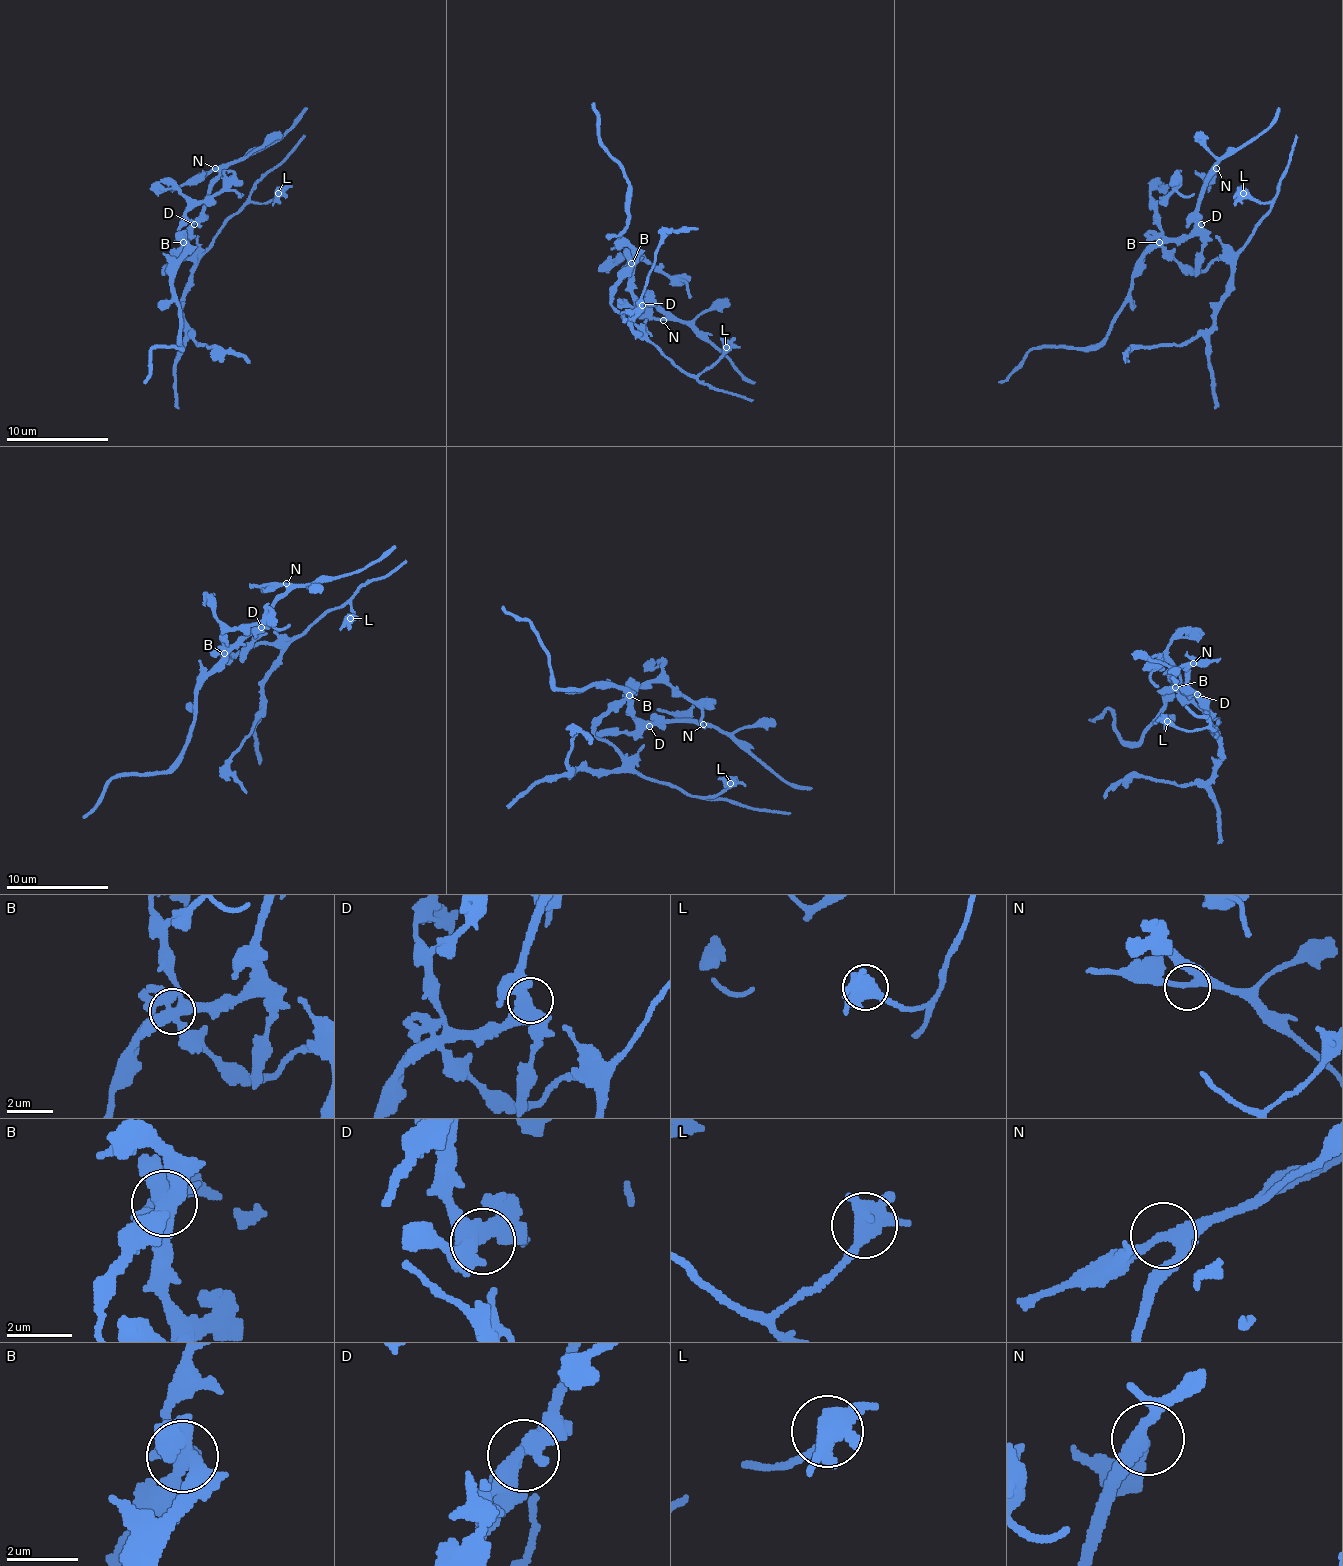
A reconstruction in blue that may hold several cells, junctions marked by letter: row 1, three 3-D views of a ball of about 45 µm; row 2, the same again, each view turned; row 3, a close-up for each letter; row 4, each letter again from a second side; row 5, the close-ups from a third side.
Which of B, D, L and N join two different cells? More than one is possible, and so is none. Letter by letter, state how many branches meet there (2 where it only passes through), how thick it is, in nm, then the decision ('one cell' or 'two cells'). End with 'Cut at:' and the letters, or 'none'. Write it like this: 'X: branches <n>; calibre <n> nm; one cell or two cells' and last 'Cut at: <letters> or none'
B: branches 5; calibre 500 nm; two cells
D: branches 2; calibre 480 nm; one cell
L: branches 4; calibre 480 nm; one cell
N: branches 3; calibre 280 nm; one cell
Cut at: B

